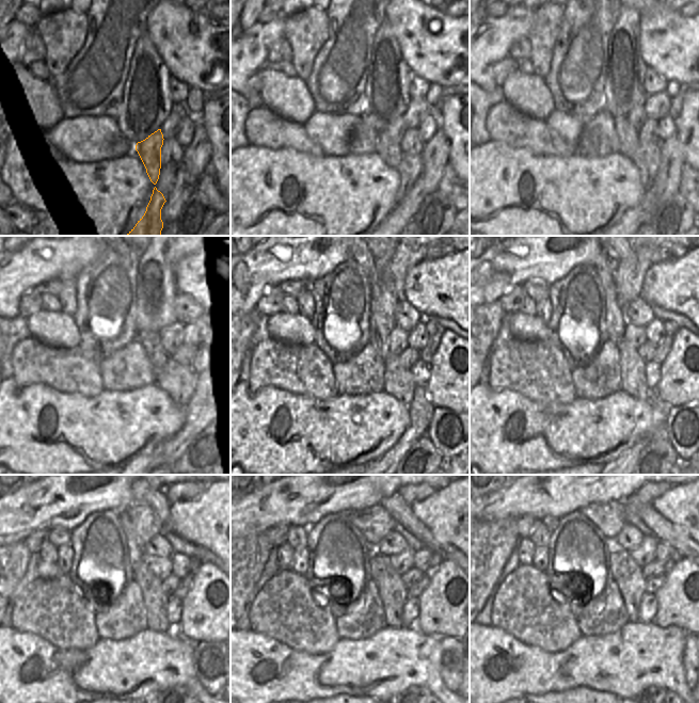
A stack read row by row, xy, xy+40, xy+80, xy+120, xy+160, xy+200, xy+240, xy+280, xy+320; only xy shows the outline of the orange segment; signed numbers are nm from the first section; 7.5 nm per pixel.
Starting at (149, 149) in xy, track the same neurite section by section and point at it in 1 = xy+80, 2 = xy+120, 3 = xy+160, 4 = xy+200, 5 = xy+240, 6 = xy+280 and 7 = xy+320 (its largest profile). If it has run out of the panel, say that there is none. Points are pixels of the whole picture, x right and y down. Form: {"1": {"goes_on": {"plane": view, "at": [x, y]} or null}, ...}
{"1": {"goes_on": {"plane": "xy+80", "at": [628, 132]}}, "2": {"goes_on": {"plane": "xy+120", "at": [157, 356]}}, "3": {"goes_on": {"plane": "xy+160", "at": [396, 342]}}, "4": {"goes_on": {"plane": "xy+200", "at": [636, 336]}}, "5": {"goes_on": {"plane": "xy+240", "at": [161, 568]}}, "6": {"goes_on": {"plane": "xy+280", "at": [401, 562]}}, "7": {"goes_on": {"plane": "xy+320", "at": [646, 553]}}}

